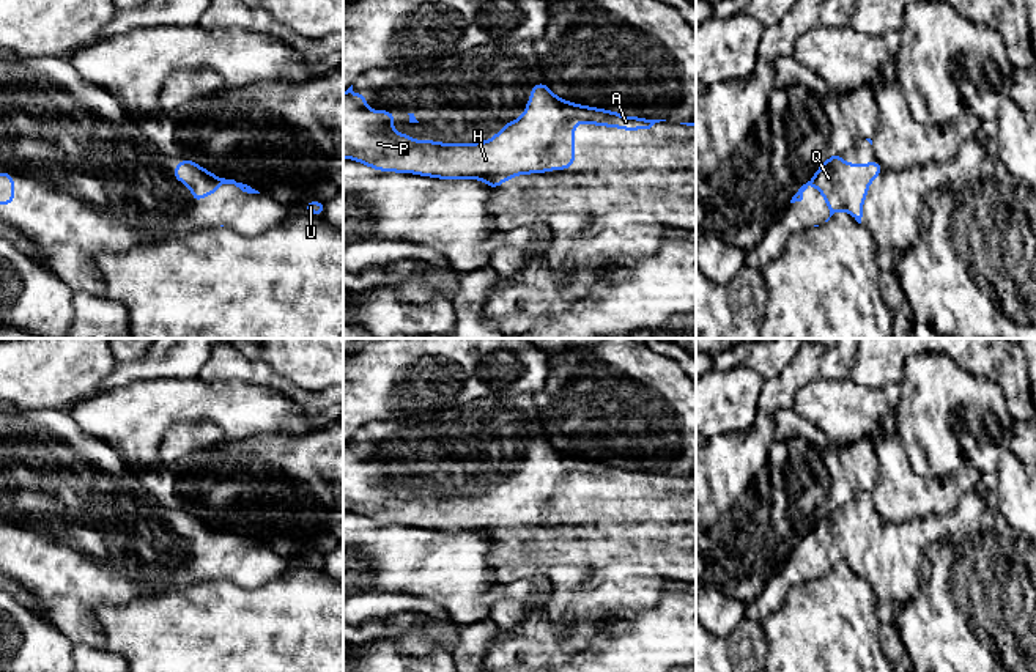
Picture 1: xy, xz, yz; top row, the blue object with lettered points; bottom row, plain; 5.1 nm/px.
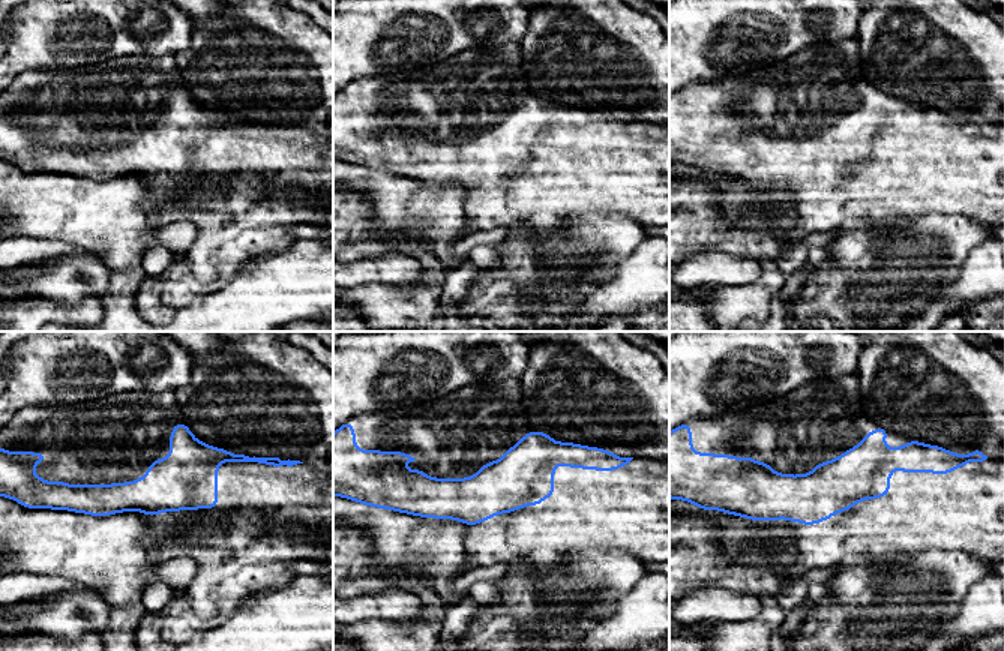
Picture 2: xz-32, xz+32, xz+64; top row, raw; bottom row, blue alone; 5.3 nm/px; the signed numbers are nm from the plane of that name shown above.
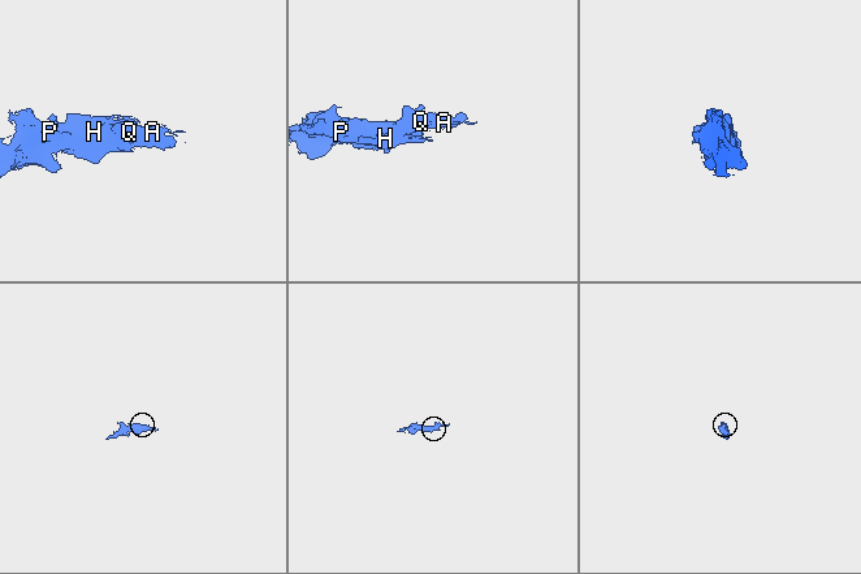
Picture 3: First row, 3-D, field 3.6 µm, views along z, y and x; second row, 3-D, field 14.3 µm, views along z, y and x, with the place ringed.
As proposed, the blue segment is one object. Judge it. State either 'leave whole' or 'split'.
leave whole

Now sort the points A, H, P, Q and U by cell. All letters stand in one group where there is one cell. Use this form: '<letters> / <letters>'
A H P Q U

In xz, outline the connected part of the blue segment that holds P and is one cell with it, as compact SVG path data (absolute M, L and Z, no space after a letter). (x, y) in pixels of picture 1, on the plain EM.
M538 434L531 442L523 469L509 474L493 491L439 496L394 485L395 466L368 463L365 458L367 449L354 447L353 438L343 445L343 510L381 524L441 532L474 530L491 541L516 527L572 521L576 475L638 483L666 474L572 456Z

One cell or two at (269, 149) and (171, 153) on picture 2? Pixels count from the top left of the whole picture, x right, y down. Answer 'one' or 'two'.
one

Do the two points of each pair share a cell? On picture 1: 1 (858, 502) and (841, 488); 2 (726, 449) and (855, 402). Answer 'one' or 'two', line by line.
1: two
2: two

